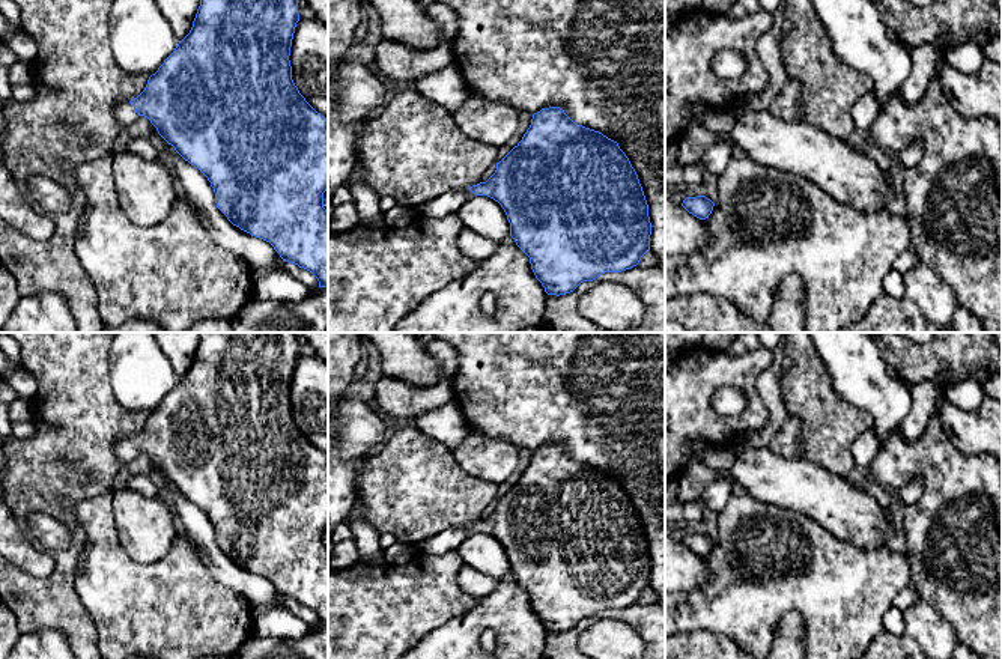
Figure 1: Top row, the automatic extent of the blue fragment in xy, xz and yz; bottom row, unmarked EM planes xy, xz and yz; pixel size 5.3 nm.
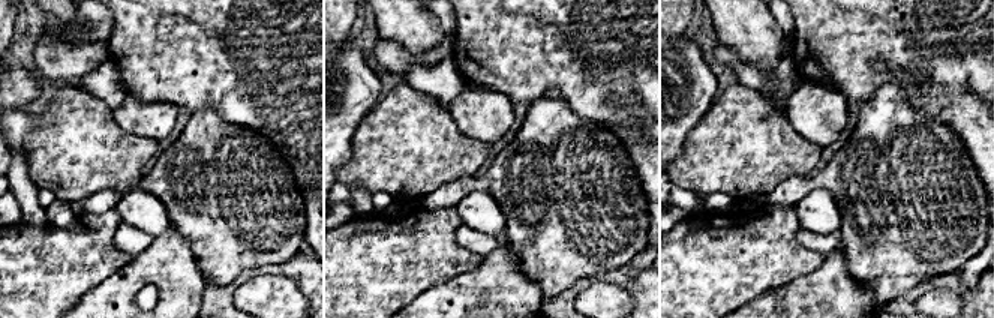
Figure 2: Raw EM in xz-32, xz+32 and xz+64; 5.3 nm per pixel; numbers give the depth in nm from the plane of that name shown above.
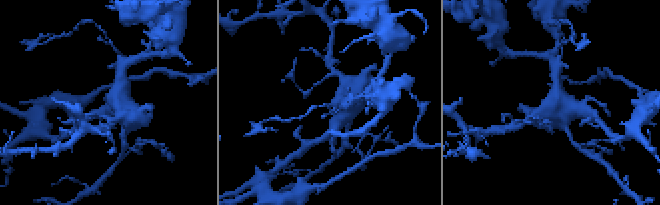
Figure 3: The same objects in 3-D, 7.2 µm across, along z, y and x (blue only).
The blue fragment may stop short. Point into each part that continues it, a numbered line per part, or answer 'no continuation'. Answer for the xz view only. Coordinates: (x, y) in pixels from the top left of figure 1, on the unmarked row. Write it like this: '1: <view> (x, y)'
1: xz (450, 539)

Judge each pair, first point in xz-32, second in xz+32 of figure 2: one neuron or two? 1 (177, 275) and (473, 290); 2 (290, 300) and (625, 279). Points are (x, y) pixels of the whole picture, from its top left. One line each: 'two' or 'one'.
1: one
2: two

